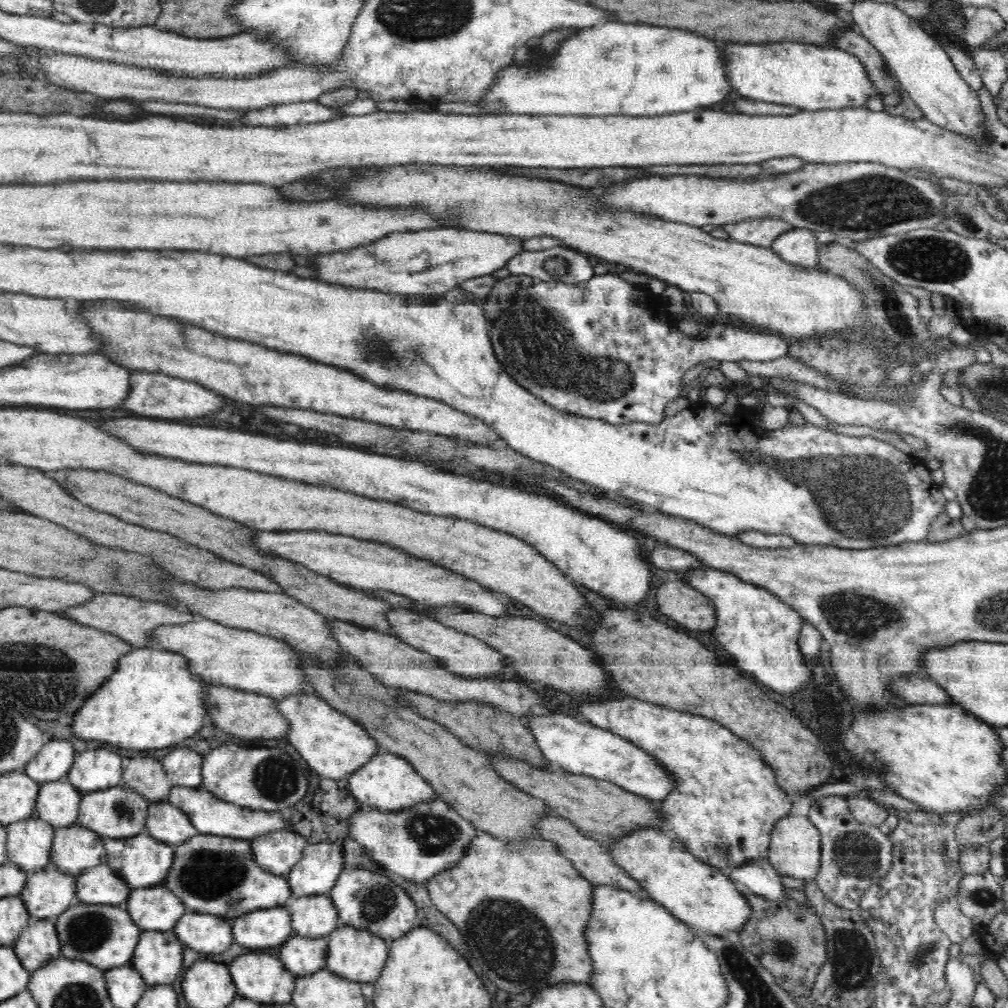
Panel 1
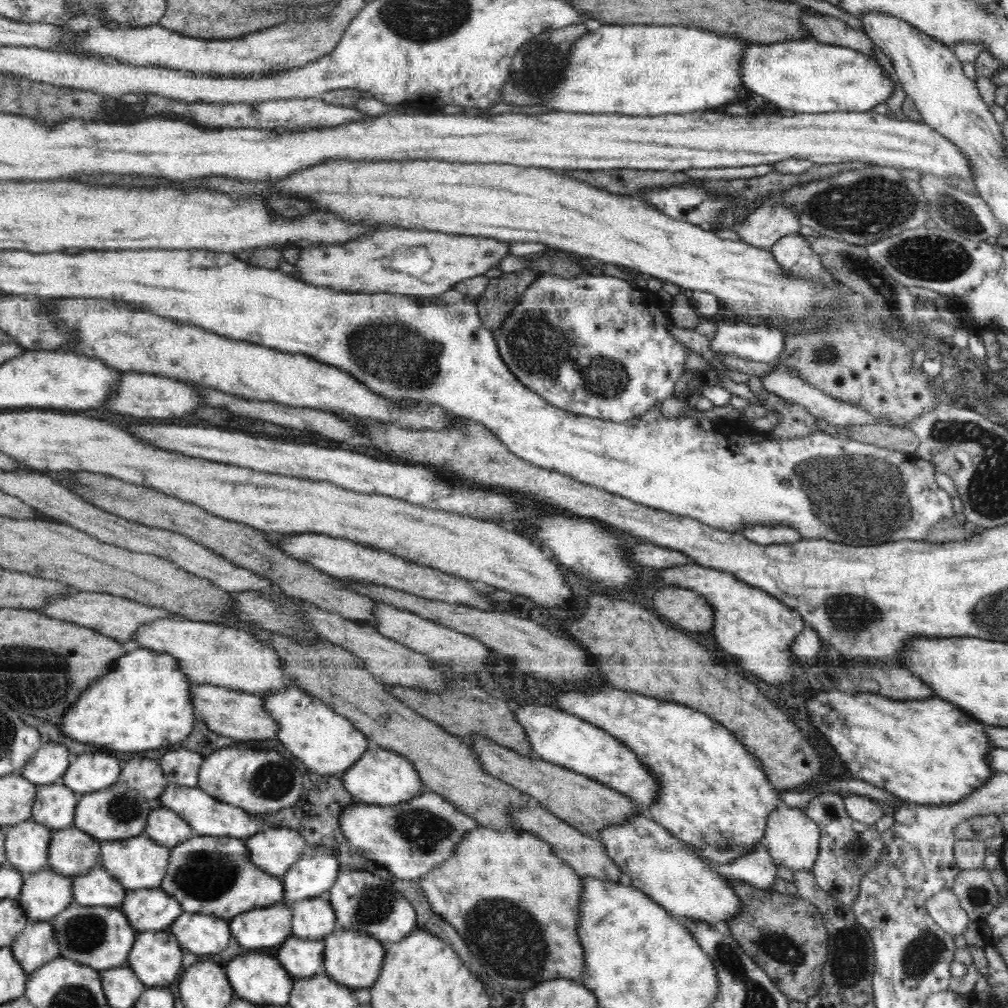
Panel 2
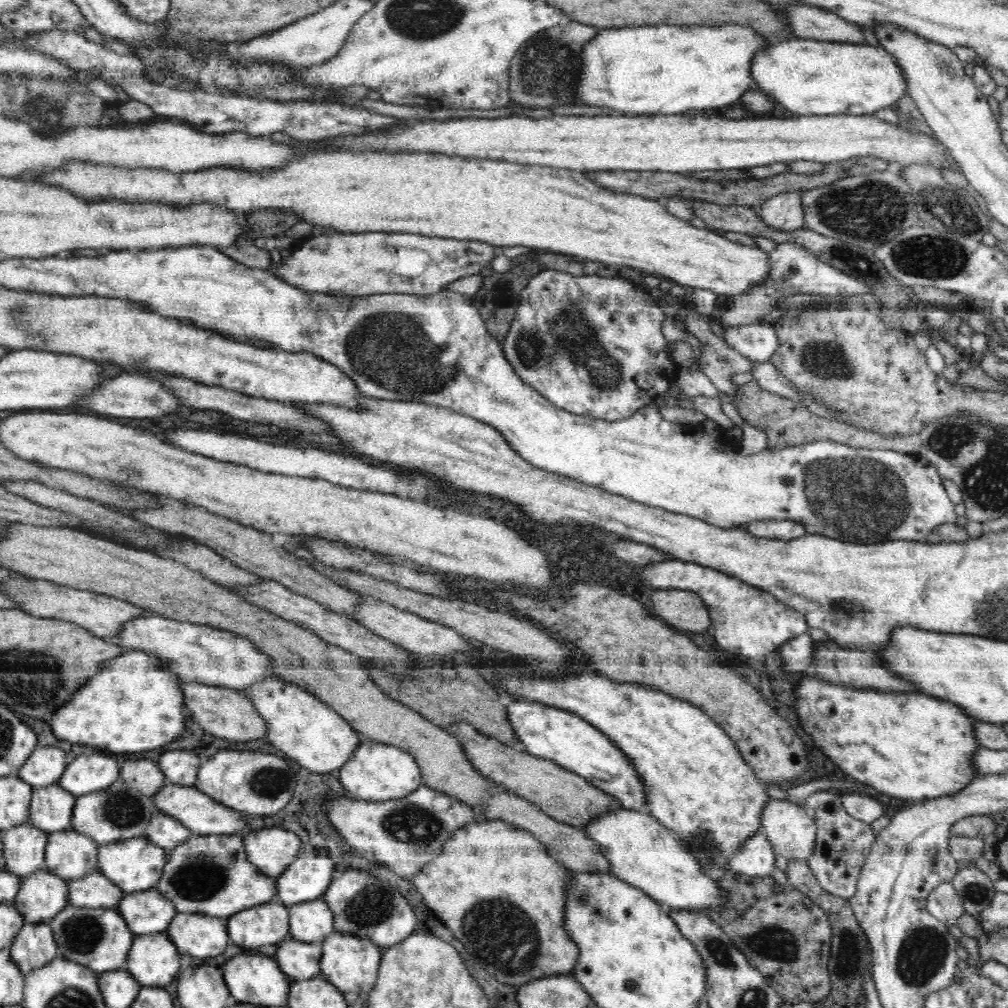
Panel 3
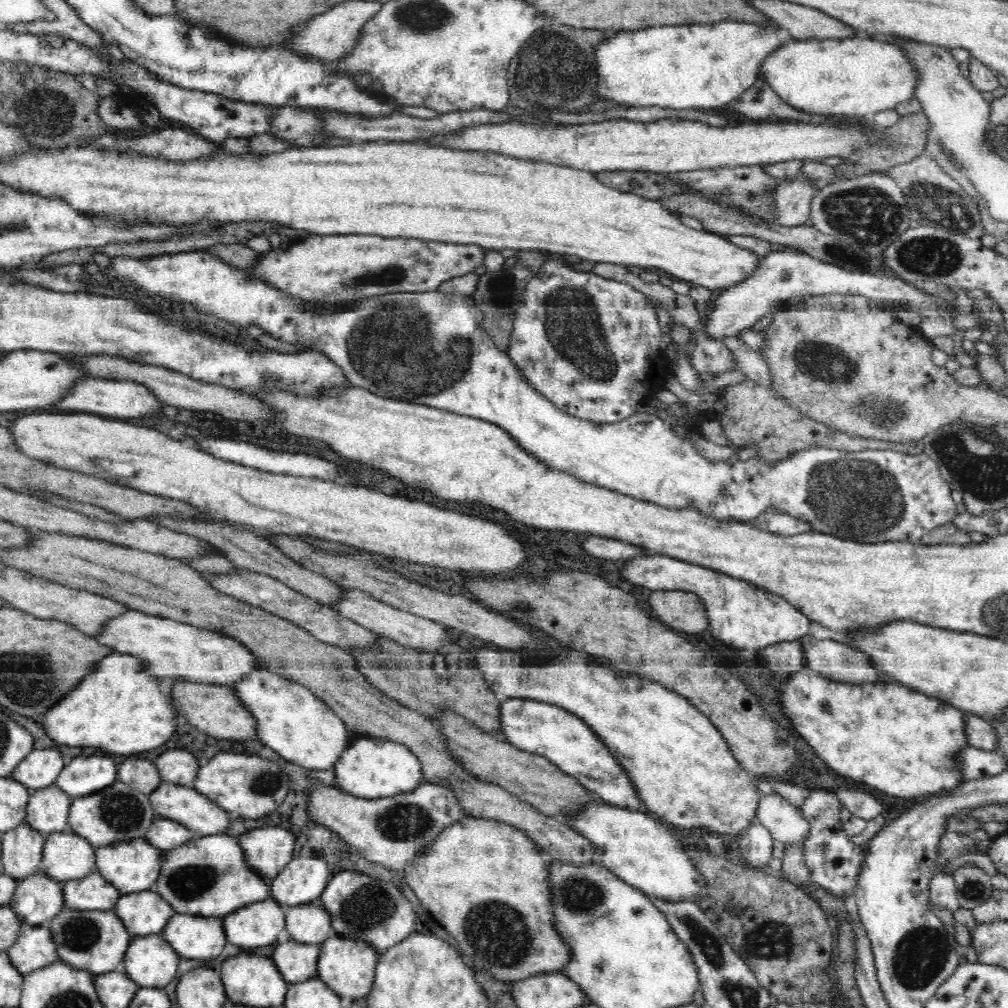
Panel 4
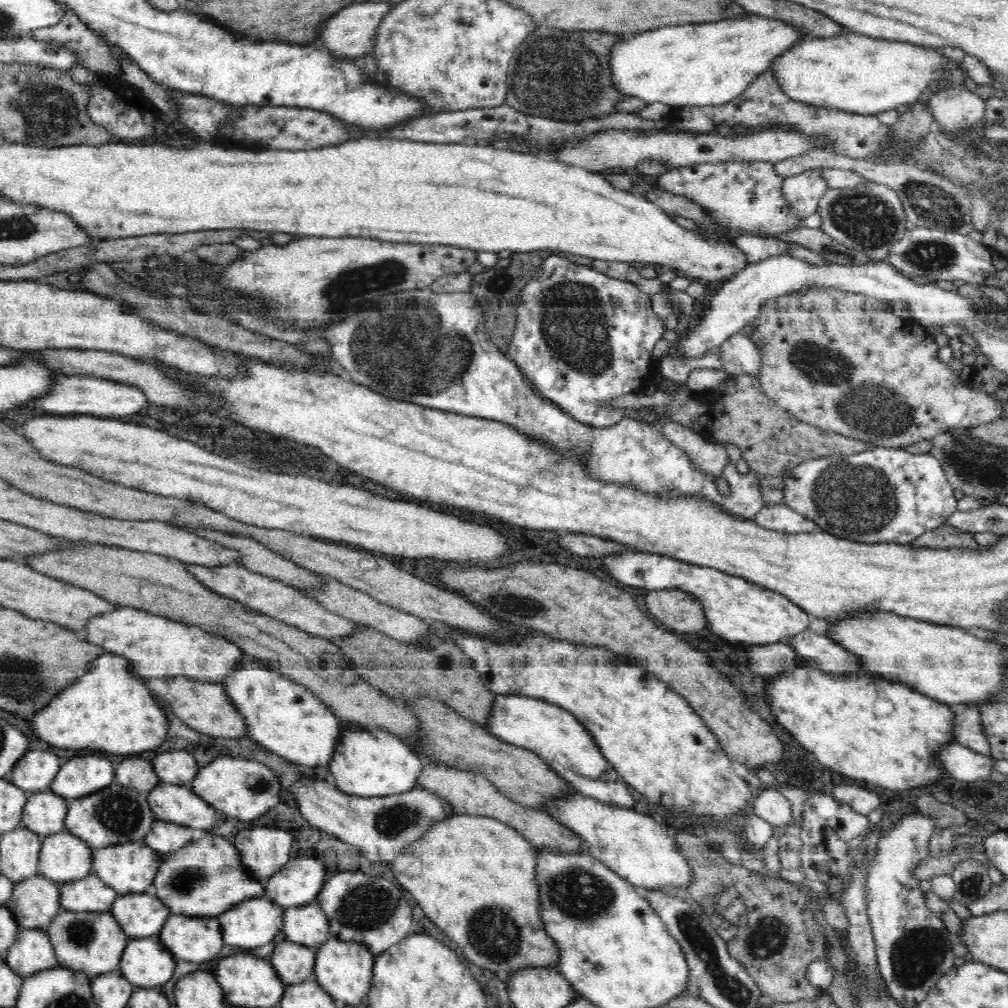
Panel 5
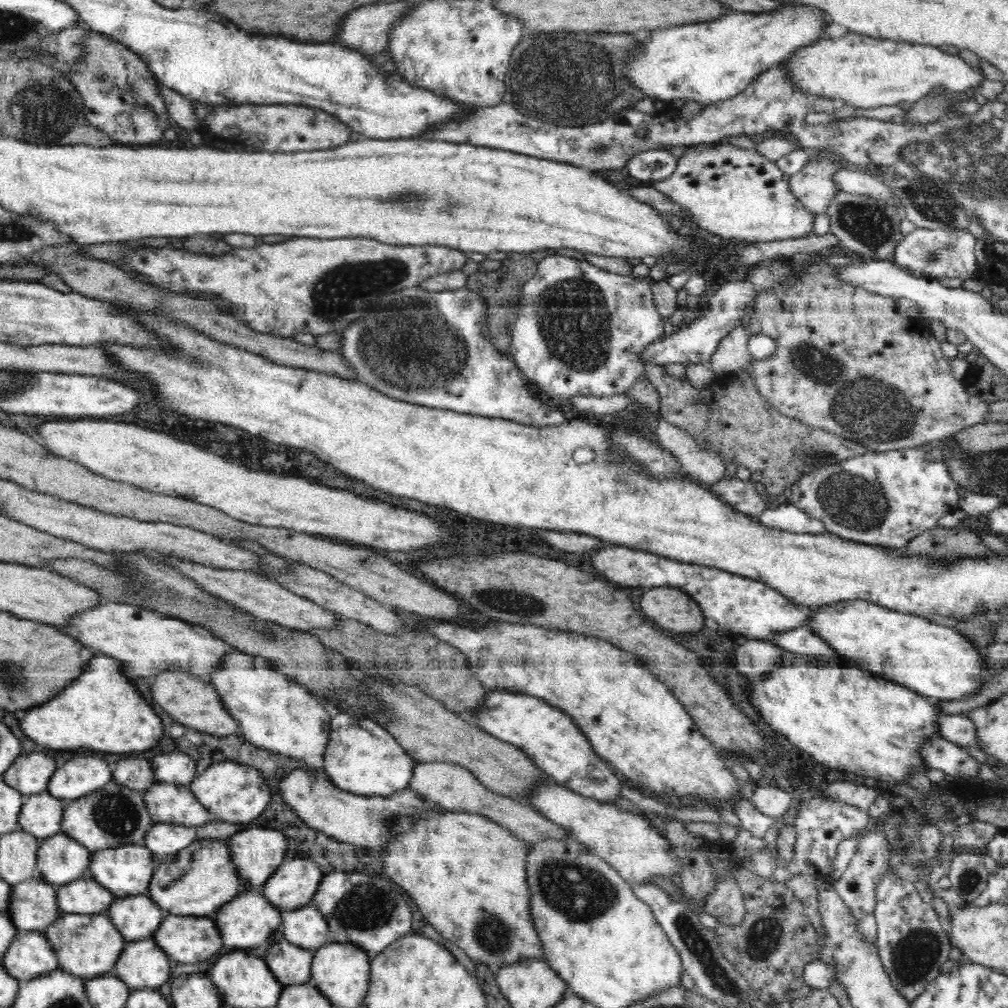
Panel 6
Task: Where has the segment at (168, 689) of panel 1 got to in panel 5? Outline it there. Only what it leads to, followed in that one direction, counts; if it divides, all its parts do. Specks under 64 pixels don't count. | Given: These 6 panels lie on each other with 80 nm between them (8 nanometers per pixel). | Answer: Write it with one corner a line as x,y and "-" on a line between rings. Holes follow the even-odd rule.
105,652
98,656
90,670
72,686
68,686
60,696
56,696
44,710
36,714
32,720
34,732
44,740
58,748
92,748
104,750
112,754
130,754
130,752
144,752
158,748
168,736
168,722
164,710
158,706
156,698
152,696
150,688
145,684
145,678
134,676
128,659
114,653

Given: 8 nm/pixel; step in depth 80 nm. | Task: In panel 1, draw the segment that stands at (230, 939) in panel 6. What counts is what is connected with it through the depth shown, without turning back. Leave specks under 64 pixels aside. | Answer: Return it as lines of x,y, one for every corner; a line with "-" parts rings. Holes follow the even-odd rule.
287,906
250,911
231,923
233,940
250,948
280,946
292,937
293,926

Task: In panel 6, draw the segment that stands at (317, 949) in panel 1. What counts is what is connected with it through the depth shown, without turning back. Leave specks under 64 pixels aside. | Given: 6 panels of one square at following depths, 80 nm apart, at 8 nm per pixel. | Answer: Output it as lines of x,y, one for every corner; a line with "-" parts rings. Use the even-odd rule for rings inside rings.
278,942
266,954
268,968
283,985
310,983
312,961
312,952
290,942

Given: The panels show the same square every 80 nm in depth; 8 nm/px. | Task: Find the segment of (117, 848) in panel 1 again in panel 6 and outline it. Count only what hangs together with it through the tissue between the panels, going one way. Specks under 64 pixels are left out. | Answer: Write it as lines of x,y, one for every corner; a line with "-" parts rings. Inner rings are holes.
124,845
116,848
105,848
91,853
91,862
88,866
87,877
104,885
104,888
114,893
114,896
130,896
147,892
152,880
157,860
152,851
142,845

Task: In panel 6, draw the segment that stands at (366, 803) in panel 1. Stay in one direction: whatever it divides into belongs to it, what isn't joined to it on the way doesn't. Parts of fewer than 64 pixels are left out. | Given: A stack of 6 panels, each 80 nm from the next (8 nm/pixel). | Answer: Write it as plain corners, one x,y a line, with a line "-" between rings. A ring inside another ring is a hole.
333,712
330,741
323,756
323,772
340,790
362,796
388,797
408,789
418,764
384,727
376,721
356,714

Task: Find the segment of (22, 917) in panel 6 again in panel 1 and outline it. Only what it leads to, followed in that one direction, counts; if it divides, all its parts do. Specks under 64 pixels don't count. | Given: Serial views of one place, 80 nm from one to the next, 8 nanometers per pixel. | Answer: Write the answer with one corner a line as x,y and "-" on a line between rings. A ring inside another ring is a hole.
48,864
40,872
31,871
32,876
27,877
21,892
32,919
56,919
77,902
76,878
52,866

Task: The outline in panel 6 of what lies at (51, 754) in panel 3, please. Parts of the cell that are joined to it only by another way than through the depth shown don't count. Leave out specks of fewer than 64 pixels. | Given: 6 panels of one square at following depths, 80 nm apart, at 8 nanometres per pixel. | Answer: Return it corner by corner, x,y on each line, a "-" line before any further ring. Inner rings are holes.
32,752
16,758
2,778
8,786
16,789
26,798
30,795
46,793
48,782
56,769
56,759
52,756
46,756
42,752

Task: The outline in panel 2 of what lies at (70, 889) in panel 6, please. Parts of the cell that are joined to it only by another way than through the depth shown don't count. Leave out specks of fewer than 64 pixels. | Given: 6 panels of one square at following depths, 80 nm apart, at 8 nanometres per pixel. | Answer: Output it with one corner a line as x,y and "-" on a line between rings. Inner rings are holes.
102,866
91,868
72,882
74,902
86,906
118,906
124,902
127,891

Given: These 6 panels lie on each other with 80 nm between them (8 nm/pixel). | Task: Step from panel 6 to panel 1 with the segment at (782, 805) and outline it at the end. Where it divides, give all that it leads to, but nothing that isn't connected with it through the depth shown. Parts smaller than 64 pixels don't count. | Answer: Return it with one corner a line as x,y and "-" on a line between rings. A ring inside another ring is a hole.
790,814
782,818
772,830
770,846
768,846
768,862
781,875
810,882
816,878
820,870
821,834
807,817

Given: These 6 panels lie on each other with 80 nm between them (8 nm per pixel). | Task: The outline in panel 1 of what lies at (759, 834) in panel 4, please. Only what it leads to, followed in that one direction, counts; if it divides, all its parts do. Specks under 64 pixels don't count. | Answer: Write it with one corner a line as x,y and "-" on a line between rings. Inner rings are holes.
767,858
752,860
724,872
728,874
730,880
744,884
752,894
763,896
768,900
782,900
787,897
781,874
772,868

